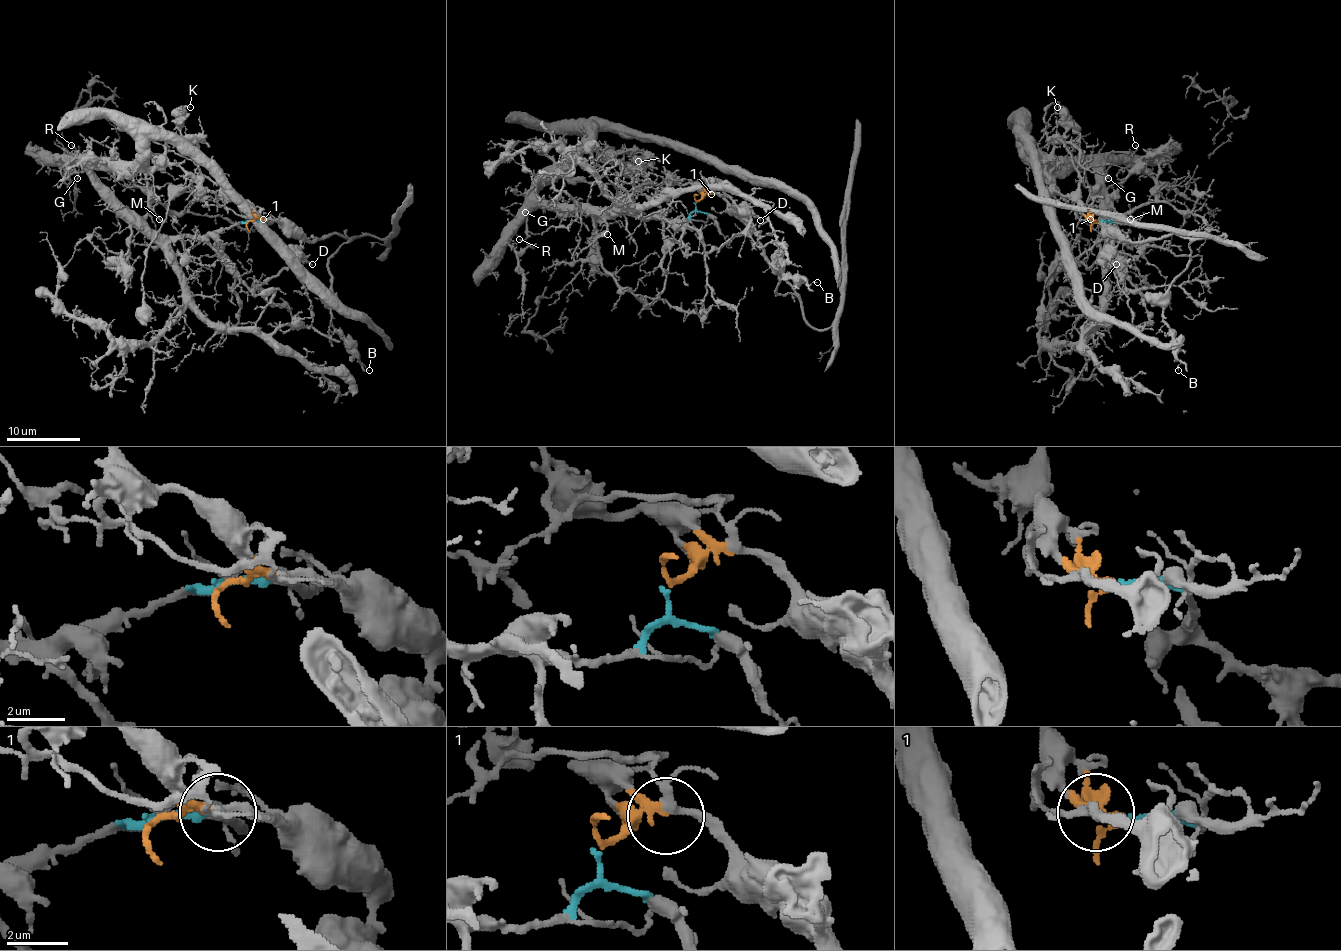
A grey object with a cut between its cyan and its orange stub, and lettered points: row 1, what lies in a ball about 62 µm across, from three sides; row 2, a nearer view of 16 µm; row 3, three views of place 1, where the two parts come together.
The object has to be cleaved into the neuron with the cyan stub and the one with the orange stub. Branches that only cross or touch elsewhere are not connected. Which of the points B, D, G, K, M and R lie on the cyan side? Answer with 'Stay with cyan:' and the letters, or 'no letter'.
Stay with cyan: G, M, R

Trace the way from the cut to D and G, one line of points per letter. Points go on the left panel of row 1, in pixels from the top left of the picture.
D: (249, 221), (271, 219), (299, 240), (301, 253), (312, 264)
G: (249, 221), (241, 221), (234, 227), (221, 227), (200, 236), (152, 236), (82, 166), (78, 167), (76, 178)

